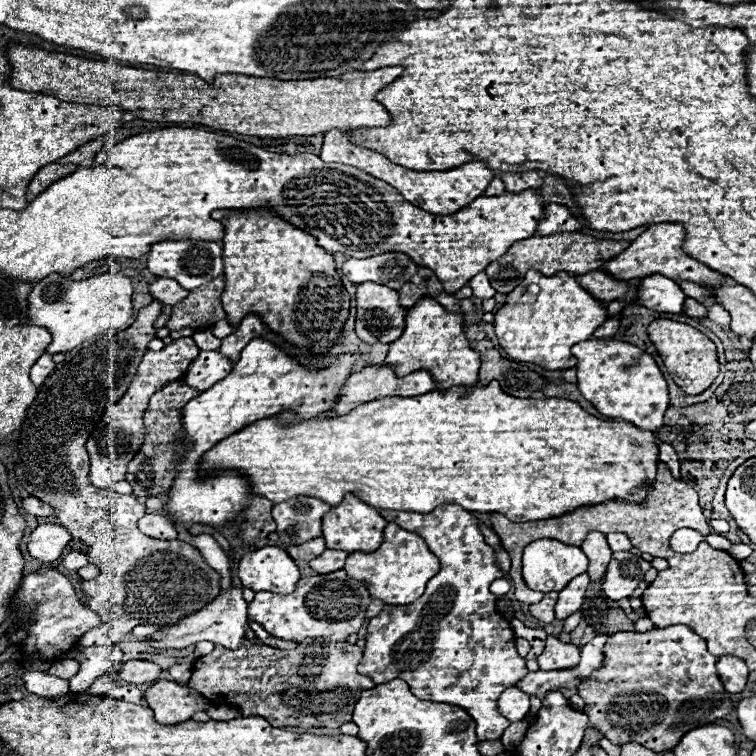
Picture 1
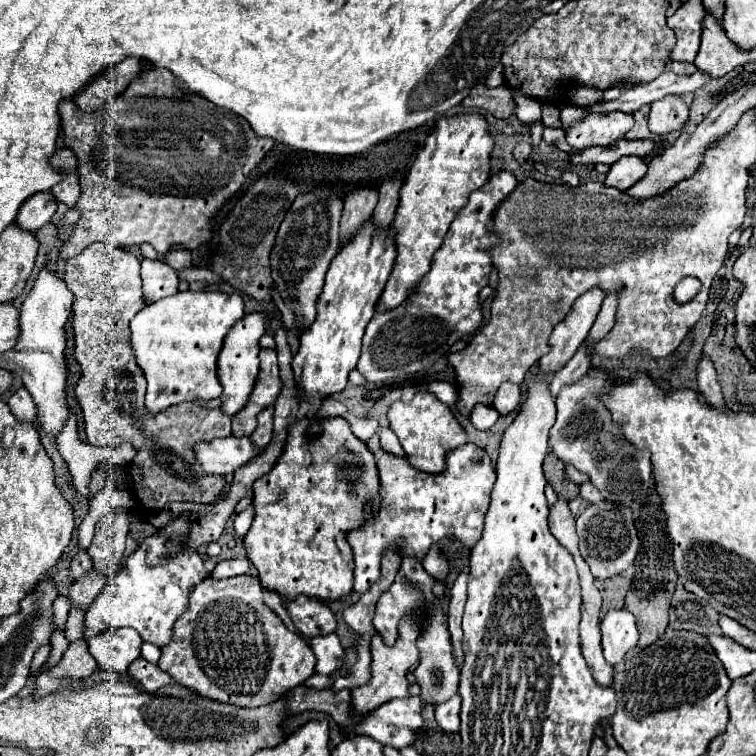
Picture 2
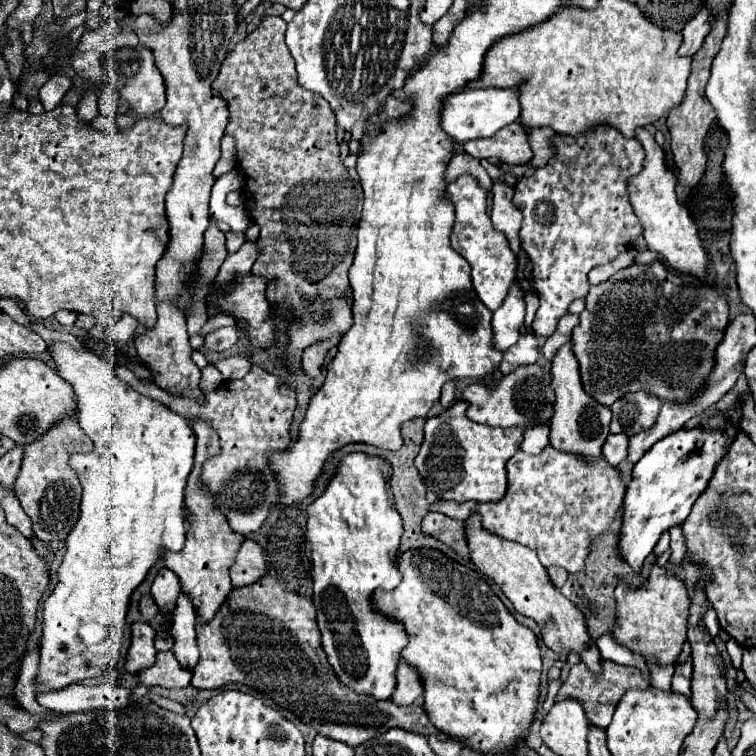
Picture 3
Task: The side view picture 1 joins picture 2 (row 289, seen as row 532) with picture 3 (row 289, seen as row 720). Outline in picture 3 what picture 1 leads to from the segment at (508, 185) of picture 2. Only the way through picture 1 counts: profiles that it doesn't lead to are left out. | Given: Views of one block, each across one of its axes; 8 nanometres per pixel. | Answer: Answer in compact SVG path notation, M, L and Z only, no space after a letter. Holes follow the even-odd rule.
M462 174L448 186L448 198L456 206L456 220L452 232L452 248L464 256L472 268L472 282L478 298L486 308L500 308L508 288L516 276L516 258L508 246L508 240L502 232L492 228L490 216L486 214L488 192L480 188L478 180L472 174Z

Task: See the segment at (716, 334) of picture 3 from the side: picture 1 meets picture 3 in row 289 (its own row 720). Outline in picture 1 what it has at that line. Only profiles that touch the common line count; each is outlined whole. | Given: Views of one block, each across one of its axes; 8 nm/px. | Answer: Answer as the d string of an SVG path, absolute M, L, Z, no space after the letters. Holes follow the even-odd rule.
M682 624L654 628L650 632L616 632L604 646L604 668L584 680L578 694L586 700L584 712L590 724L596 726L604 738L620 746L640 742L654 752L664 752L672 750L688 730L716 722L732 712L730 698L720 698L726 690L718 678L716 662L718 658L706 650L704 638Z

